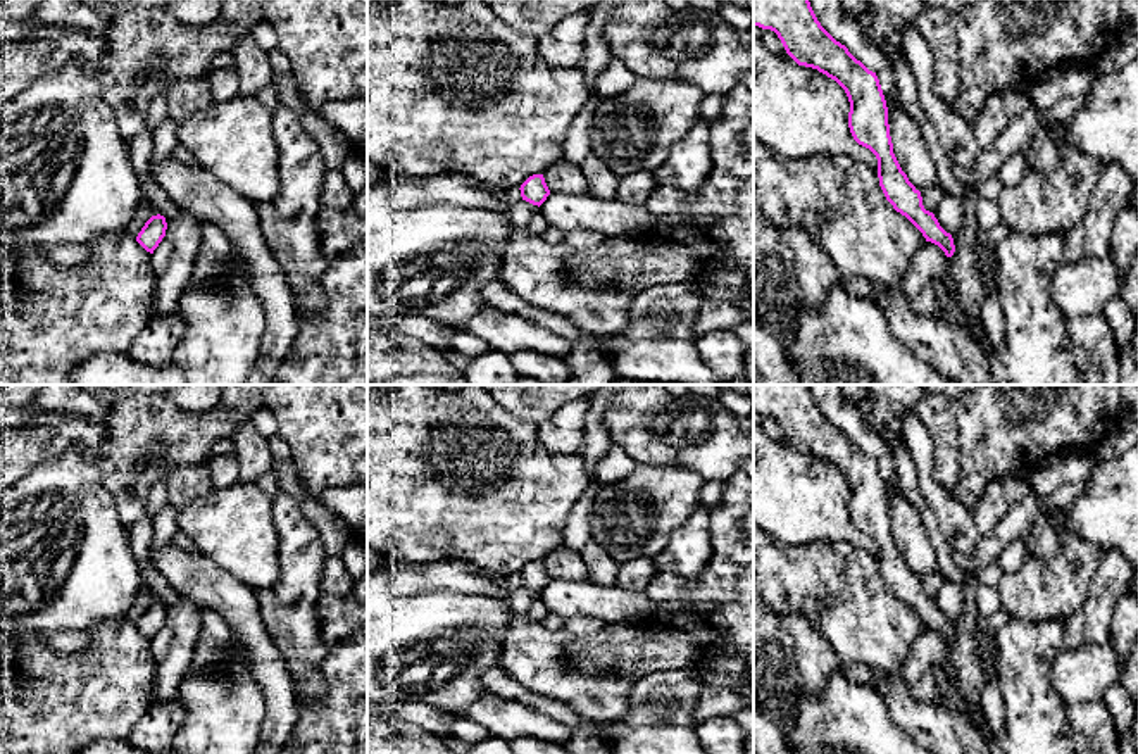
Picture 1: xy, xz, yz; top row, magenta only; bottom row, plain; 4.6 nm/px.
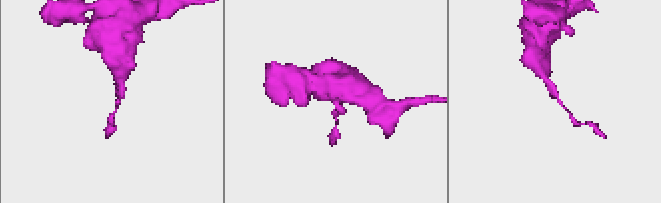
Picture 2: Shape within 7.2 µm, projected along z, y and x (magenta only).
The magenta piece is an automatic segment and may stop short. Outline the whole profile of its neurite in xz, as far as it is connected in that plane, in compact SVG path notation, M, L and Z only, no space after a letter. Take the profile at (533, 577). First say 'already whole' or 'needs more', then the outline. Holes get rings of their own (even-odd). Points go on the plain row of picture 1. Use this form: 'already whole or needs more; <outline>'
already whole; M533 561L529 562L522 571L521 571L521 583L522 587L533 590L533 592L541 592L547 583L550 581L550 576L545 569L543 561Z

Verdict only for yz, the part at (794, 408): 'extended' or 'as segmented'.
as segmented

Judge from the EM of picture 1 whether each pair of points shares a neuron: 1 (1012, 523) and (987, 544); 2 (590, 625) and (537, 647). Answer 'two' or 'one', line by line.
1: one
2: two

